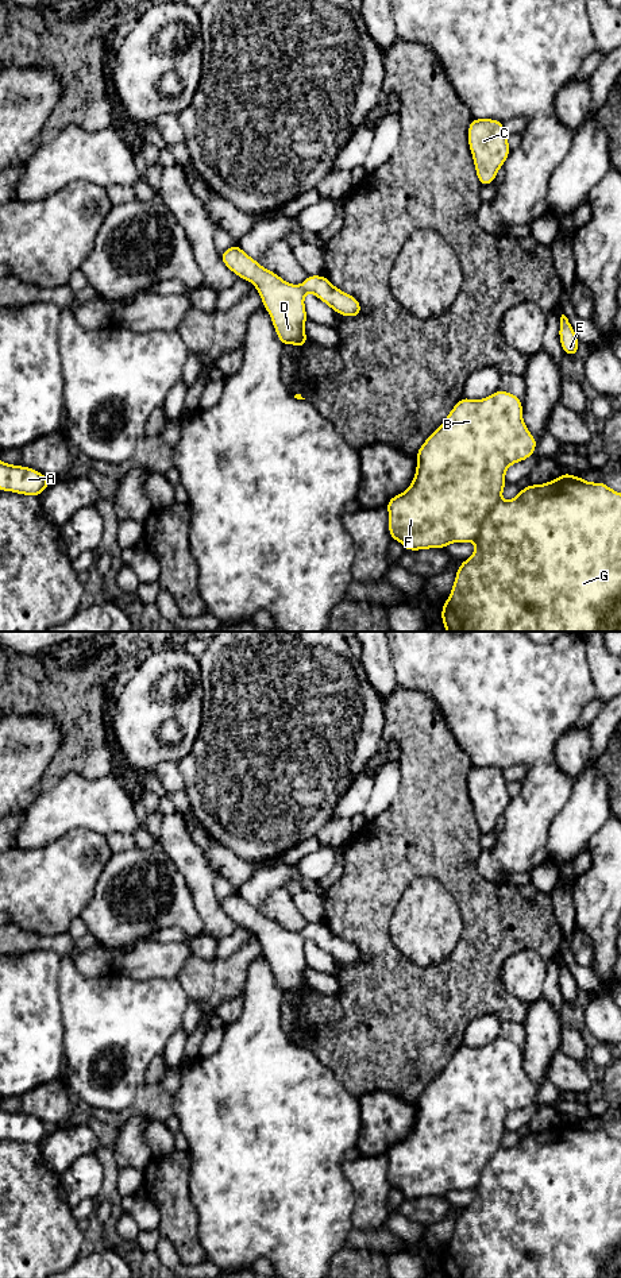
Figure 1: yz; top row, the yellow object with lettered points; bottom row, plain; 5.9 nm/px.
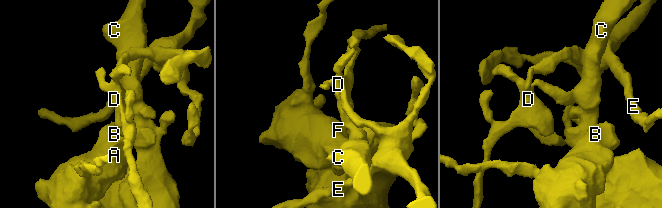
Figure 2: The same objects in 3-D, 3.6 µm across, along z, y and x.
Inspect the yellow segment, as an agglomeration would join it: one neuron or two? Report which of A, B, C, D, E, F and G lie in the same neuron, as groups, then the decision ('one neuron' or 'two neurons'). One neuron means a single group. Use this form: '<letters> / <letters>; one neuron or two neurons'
A B C D E F G; one neuron

